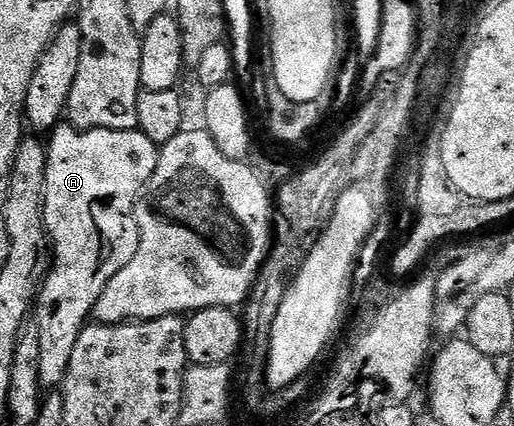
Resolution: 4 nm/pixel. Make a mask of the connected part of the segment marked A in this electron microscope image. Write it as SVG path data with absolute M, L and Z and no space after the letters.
M60 124L50 131L49 138L51 142L46 143L47 147L47 171L45 172L45 188L43 189L43 219L47 225L47 237L49 245L53 251L53 261L46 280L43 281L43 288L39 292L39 297L33 303L33 320L41 332L41 364L39 365L39 385L43 388L62 387L69 360L73 360L73 348L77 345L77 336L81 336L83 327L88 325L89 319L95 313L95 305L101 296L101 292L133 260L137 252L139 243L139 226L135 222L135 204L139 201L141 195L147 189L147 181L153 176L157 168L160 147L149 140L149 136L142 134L140 130L79 130L76 126L70 124Z

